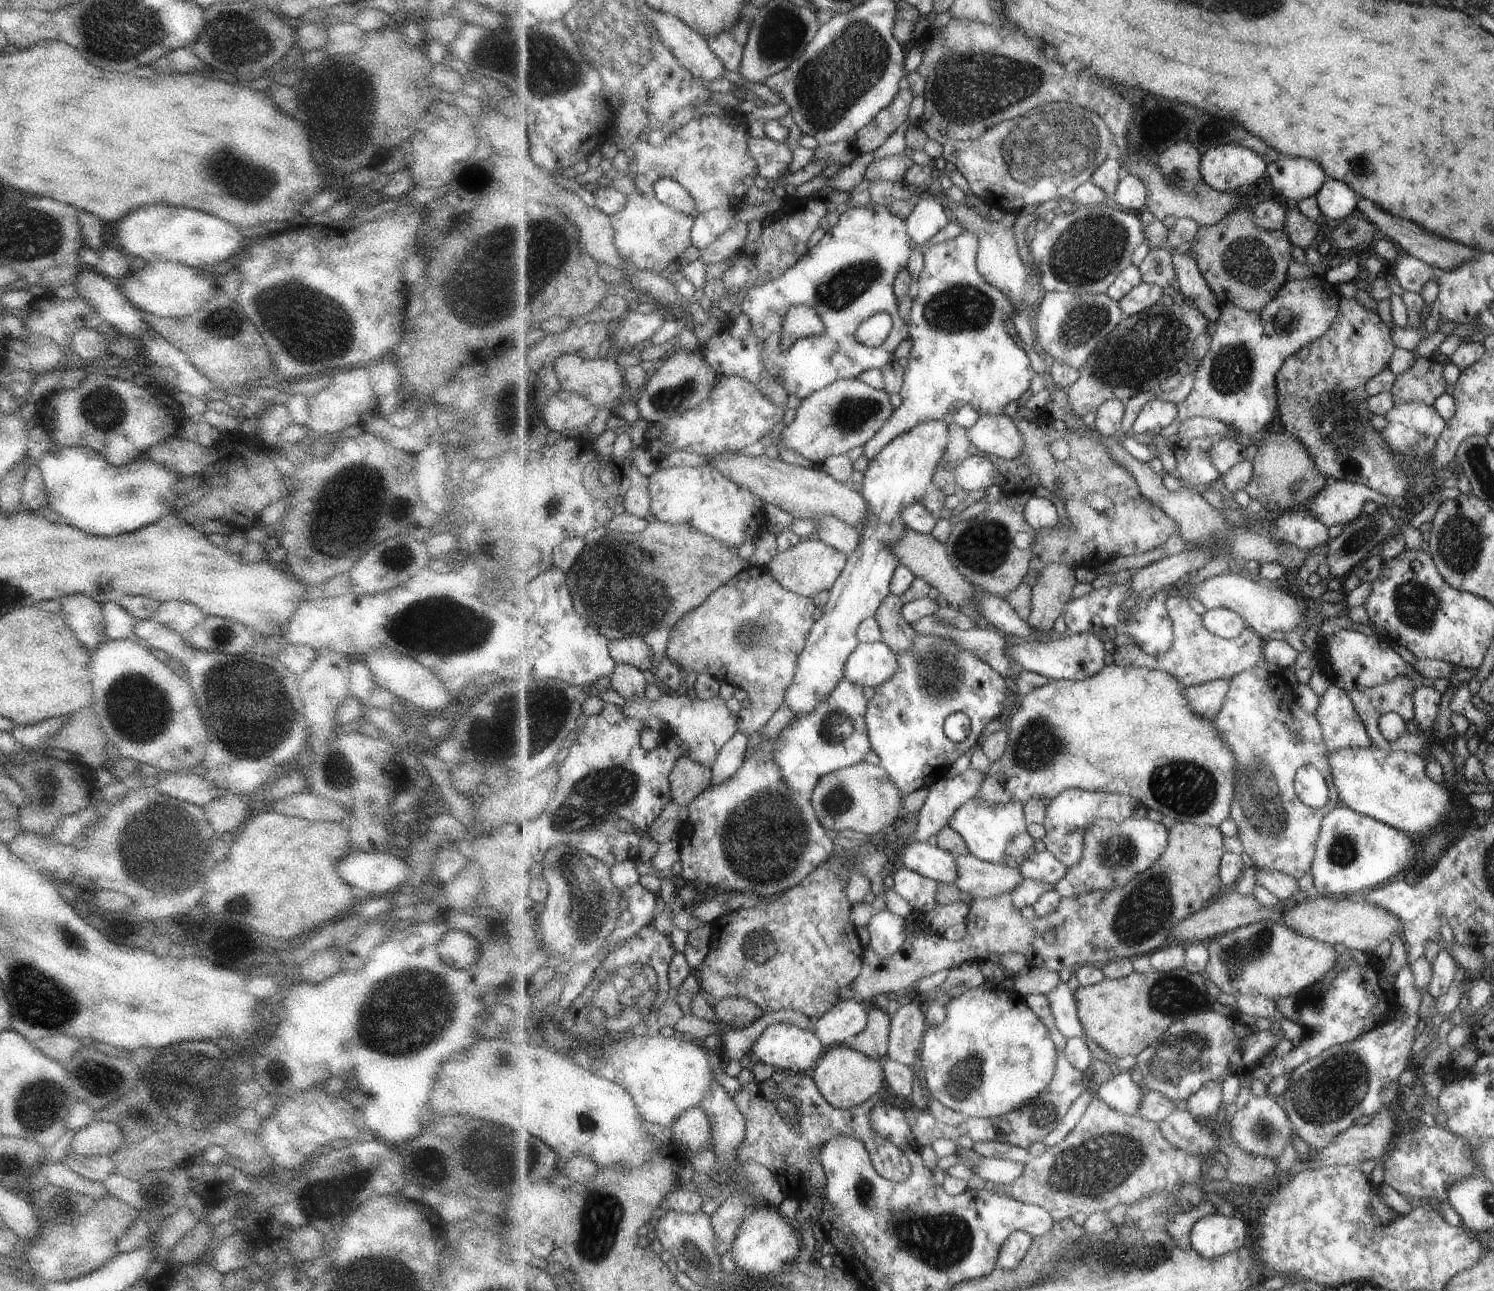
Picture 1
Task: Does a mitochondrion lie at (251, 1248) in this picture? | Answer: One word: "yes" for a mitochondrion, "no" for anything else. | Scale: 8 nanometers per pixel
no

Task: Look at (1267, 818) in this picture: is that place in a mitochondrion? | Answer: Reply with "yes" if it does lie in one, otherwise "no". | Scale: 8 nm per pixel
yes

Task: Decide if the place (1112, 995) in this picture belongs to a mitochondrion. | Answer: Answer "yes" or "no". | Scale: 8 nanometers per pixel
no

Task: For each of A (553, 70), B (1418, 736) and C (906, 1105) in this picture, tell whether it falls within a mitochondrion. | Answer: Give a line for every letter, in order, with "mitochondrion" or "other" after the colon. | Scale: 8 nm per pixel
A: mitochondrion
B: other
C: other

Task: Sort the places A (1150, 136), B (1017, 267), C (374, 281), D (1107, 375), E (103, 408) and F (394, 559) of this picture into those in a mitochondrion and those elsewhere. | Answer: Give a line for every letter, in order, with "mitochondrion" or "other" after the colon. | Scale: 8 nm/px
A: other
B: other
C: other
D: mitochondrion
E: mitochondrion
F: mitochondrion

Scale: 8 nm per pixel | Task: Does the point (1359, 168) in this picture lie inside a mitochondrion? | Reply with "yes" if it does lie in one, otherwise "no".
yes

